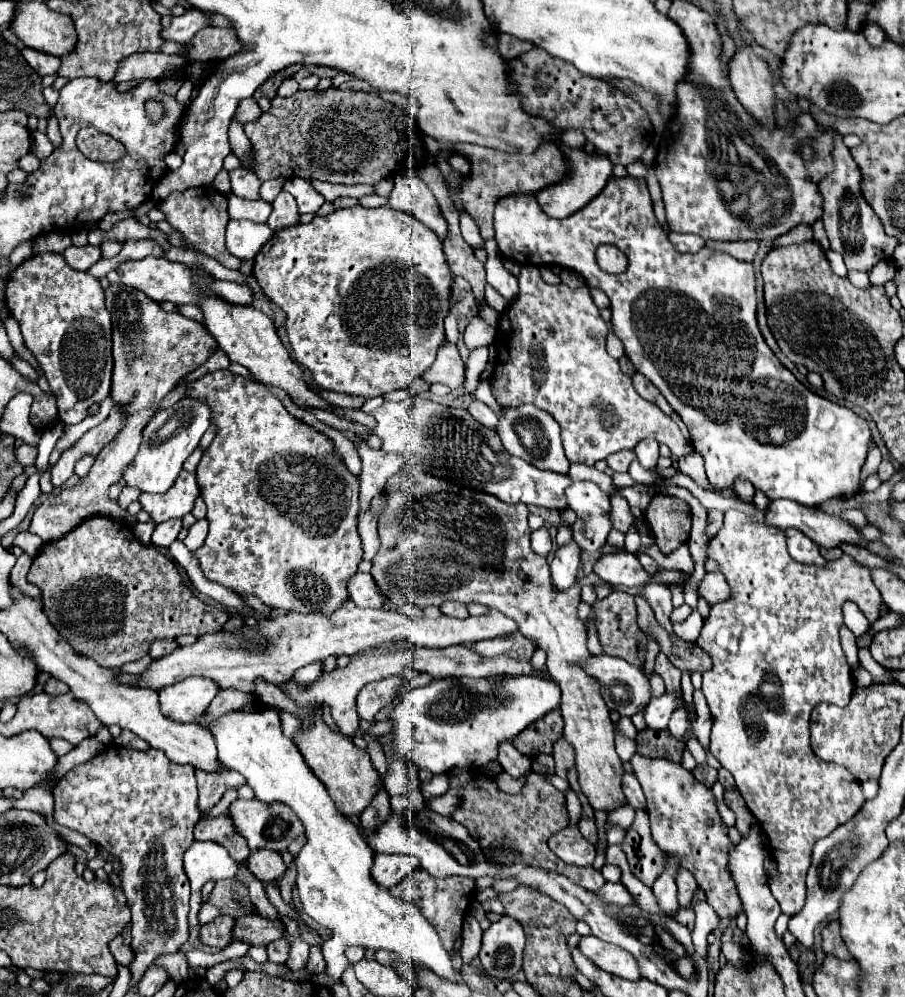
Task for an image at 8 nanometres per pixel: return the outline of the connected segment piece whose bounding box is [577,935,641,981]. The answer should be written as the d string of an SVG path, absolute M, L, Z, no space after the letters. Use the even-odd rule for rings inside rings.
M595 935L581 937L577 947L599 969L609 971L611 975L617 975L617 977L623 977L623 979L629 979L629 981L641 979L641 975L637 971L637 963L633 961L633 955L597 939Z

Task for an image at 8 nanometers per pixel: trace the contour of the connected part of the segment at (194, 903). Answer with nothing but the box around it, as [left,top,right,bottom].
[185,841,237,927]

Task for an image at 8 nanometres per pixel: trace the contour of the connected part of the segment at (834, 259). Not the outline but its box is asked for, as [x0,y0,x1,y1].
[827,251,847,277]

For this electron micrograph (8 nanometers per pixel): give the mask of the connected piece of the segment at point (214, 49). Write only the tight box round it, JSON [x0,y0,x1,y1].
[179,25,243,61]

